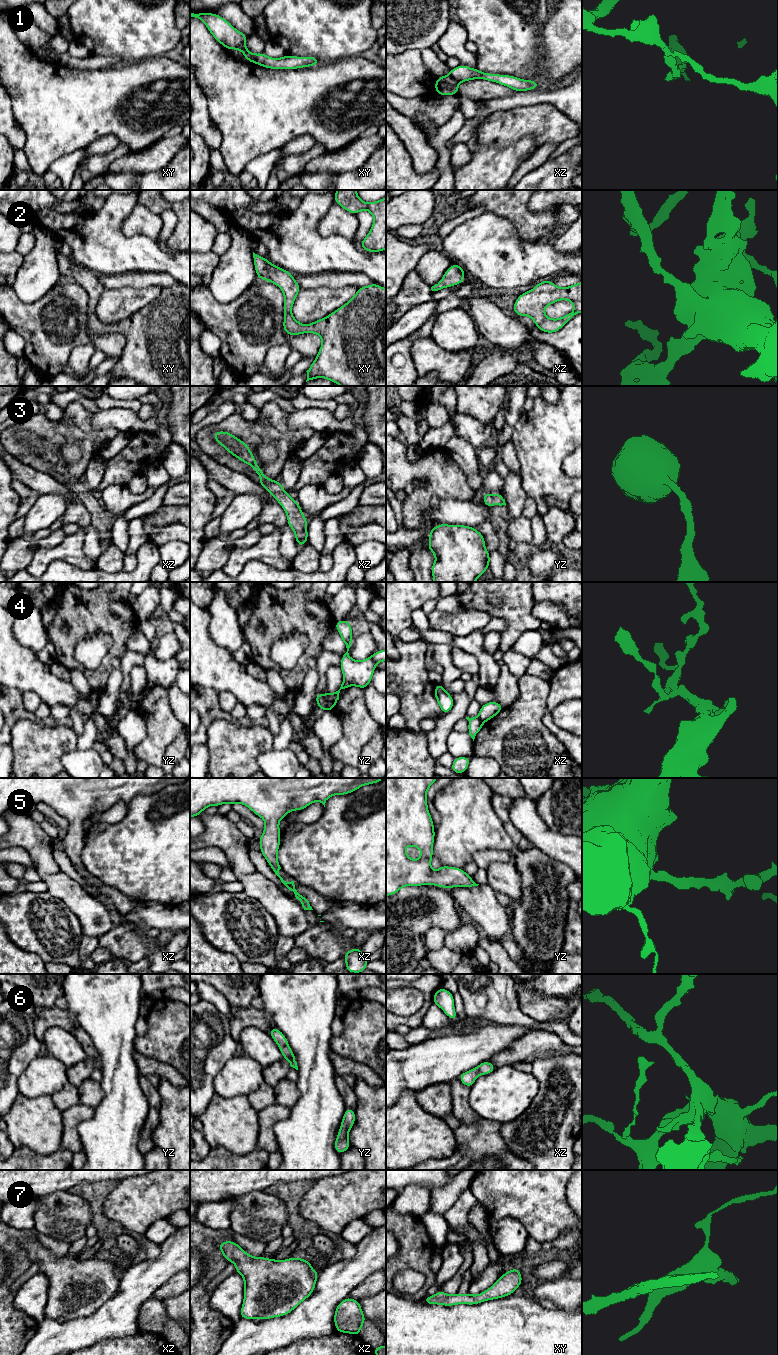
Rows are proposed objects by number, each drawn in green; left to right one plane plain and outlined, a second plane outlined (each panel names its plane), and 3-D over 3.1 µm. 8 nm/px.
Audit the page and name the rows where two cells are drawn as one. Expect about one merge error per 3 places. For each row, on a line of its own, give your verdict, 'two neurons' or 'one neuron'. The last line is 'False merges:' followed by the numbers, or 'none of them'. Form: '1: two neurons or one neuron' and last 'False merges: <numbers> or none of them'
1: two neurons
2: one neuron
3: one neuron
4: two neurons
5: one neuron
6: one neuron
7: one neuron
False merges: 1, 4

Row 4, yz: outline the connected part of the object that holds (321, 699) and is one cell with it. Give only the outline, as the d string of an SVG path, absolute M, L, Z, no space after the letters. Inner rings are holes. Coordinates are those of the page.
M328 693L316 694L314 700L317 702L319 709L325 711L328 702Z

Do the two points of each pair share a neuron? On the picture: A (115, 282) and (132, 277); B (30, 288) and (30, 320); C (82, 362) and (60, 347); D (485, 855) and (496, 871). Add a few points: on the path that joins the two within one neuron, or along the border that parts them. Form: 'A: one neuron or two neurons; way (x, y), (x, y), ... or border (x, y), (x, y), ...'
A: one neuron; way (119, 280), (128, 279)
B: two neurons; border (12, 288), (25, 302), (38, 300), (49, 289)
C: two neurons; border (93, 345), (77, 345), (71, 352), (68, 364)
D: two neurons; border (511, 858), (505, 862), (491, 862), (486, 869)

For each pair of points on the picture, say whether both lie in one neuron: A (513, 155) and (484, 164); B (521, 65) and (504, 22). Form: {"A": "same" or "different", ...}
{"A": "same", "B": "same"}

